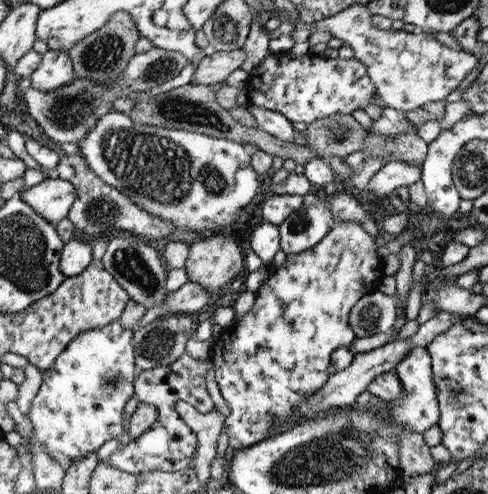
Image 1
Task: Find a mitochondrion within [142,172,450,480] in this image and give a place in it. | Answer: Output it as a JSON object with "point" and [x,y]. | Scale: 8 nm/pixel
{"point":[367,320]}

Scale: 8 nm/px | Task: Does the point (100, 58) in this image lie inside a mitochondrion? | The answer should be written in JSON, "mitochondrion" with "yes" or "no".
{"mitochondrion":"yes"}

